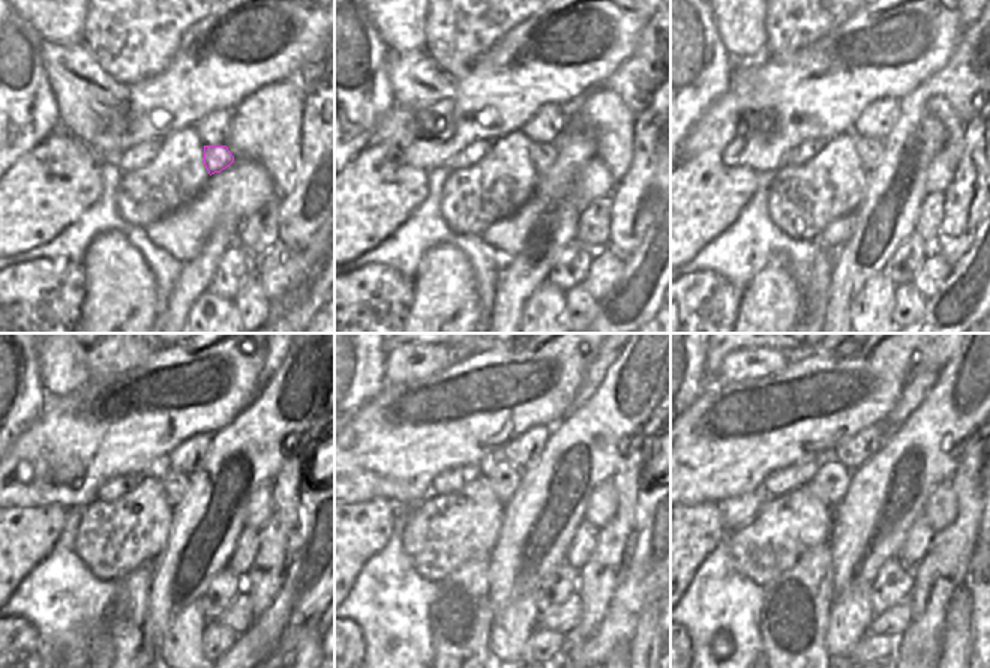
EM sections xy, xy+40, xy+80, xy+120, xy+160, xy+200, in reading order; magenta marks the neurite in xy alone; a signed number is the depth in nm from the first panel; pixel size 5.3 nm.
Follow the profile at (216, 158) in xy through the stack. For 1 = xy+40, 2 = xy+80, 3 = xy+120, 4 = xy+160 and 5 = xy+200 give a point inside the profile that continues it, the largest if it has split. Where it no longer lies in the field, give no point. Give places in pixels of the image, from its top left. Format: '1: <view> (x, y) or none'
1: xy+40 (543, 155)
2: xy+80 (869, 150)
3: xy+120 (174, 484)
4: xy+160 (503, 479)
5: xy+200 (830, 484)

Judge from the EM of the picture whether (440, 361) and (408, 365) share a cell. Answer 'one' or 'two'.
one

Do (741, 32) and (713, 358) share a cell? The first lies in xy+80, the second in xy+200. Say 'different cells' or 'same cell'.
different cells

